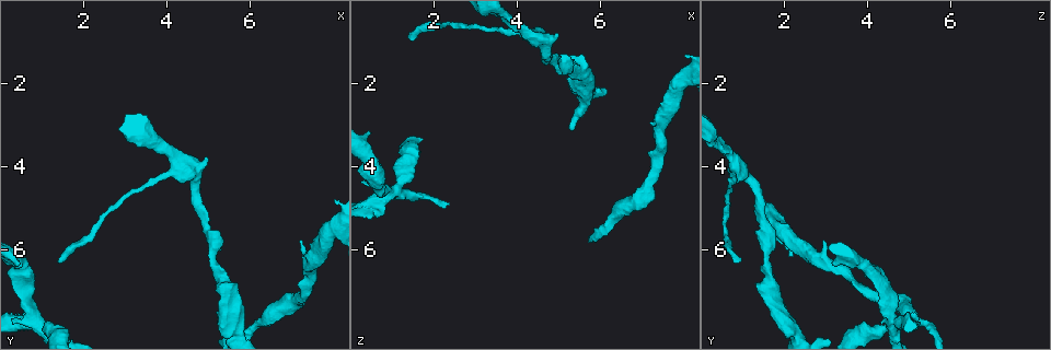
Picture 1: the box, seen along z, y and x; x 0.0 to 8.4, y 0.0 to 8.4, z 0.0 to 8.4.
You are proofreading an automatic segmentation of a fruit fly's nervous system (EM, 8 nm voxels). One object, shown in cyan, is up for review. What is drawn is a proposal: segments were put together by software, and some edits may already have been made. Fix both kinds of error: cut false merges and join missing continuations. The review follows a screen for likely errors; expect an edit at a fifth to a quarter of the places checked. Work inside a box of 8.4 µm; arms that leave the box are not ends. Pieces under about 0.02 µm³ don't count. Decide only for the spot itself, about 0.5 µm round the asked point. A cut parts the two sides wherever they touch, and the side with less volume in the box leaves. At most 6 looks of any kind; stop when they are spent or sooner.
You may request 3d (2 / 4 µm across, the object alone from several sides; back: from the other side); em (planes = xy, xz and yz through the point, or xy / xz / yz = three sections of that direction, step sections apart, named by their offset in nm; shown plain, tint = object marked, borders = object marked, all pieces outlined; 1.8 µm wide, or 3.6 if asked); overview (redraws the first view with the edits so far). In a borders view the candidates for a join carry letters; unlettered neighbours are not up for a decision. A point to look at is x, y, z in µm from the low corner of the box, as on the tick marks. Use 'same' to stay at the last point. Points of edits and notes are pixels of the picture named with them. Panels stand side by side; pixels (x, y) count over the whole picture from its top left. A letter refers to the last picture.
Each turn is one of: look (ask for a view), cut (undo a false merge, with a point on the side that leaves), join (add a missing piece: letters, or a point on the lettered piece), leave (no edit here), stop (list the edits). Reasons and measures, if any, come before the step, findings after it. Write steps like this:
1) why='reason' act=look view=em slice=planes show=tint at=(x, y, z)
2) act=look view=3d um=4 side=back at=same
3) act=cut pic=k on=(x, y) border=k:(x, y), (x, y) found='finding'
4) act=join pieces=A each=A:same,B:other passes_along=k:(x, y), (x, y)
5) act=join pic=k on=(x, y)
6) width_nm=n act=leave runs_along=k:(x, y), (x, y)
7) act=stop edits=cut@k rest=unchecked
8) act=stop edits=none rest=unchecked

why='tapers out' act=look view=3d um=4 at=(1.45, 6.35, 0.90)

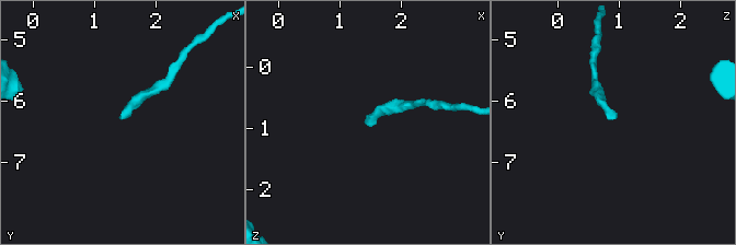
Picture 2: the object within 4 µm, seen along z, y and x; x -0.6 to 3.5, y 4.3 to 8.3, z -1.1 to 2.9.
why='need the tissue' act=look view=em slice=xy step=16 show=tint at=(1.40, 6.30, 0.85)

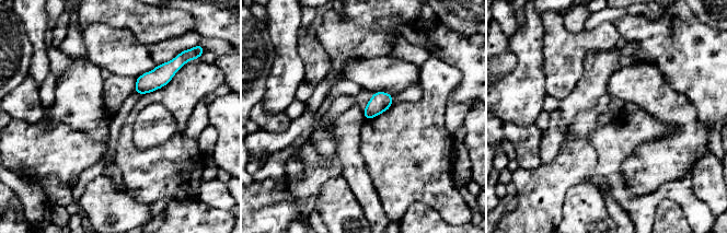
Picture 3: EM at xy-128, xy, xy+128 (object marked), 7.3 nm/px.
act=look view=em slice=planes show=borders at=same

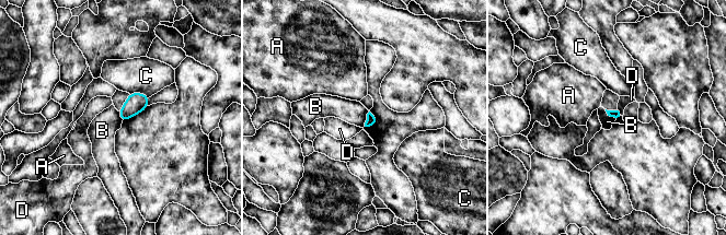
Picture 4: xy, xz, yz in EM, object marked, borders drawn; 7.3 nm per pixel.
act=leave each=A:other,B:other,C:other,D:other border=4:(369, 112), (364, 126) found='none of them fits'

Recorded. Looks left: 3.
why='thin neck' act=look view=3d um=4 at=(4.30, 3.90, 0.85)

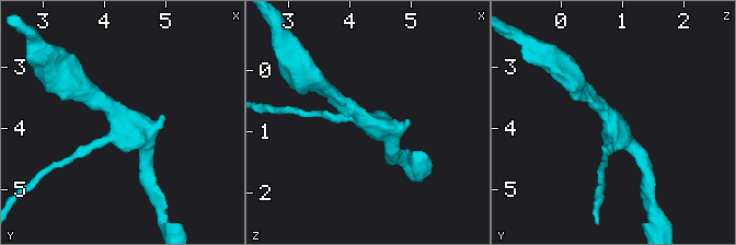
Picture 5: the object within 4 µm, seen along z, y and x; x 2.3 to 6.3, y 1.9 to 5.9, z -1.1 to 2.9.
arms=3 why='need the tissue' act=look view=em slice=yz step=16 show=tint at=(4.30, 3.90, 0.85)

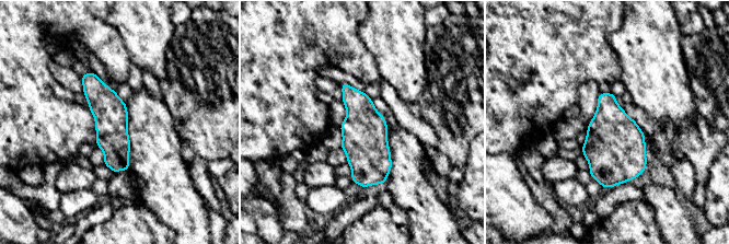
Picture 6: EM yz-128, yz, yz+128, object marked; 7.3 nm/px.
why='cut it another way' act=look view=em slice=planes show=borders at=same

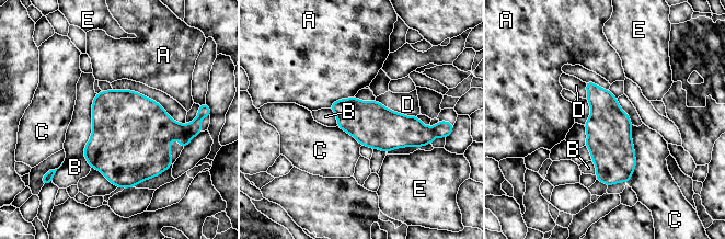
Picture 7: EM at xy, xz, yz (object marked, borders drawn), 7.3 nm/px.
act=leave each=A:other,B:other,C:other,D:other,E:other found='all the same neuron'

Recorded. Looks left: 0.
act=stop edits=none rest=unchecked

